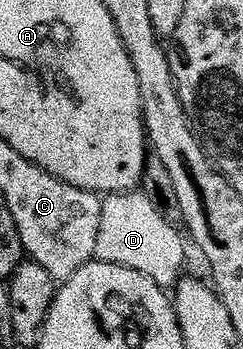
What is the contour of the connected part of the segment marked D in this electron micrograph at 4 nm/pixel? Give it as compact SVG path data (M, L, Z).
M144 191L114 192L106 195L101 205L96 259L102 264L118 264L124 268L139 270L139 274L151 278L151 282L159 287L172 289L182 279L181 267L185 264L186 237L177 226L174 221L165 219L165 215Z

